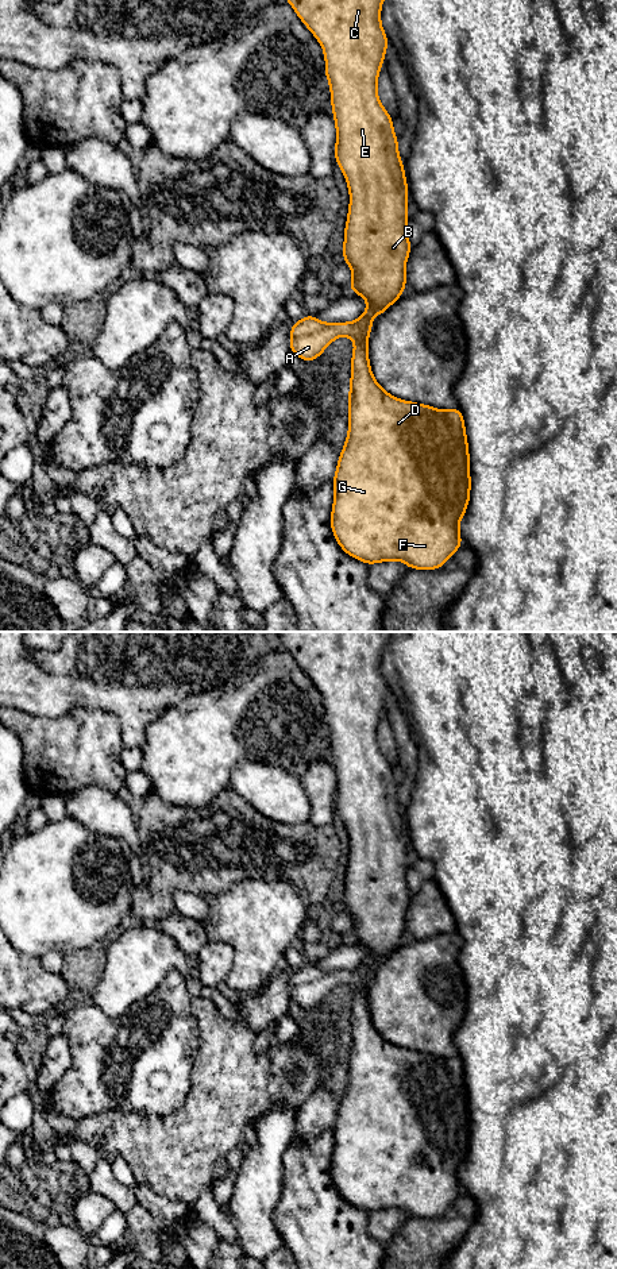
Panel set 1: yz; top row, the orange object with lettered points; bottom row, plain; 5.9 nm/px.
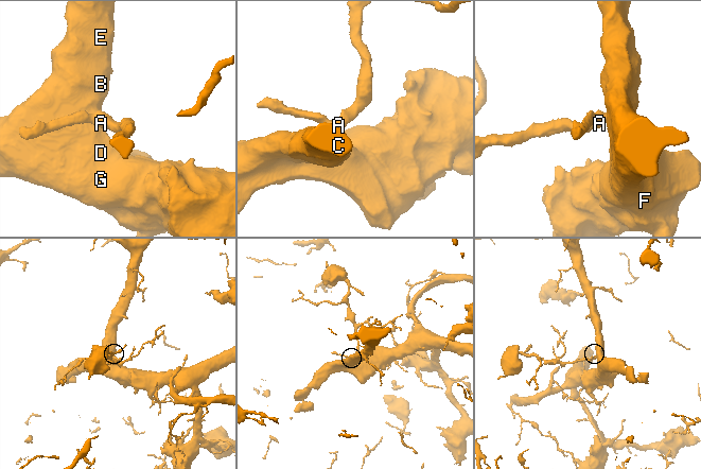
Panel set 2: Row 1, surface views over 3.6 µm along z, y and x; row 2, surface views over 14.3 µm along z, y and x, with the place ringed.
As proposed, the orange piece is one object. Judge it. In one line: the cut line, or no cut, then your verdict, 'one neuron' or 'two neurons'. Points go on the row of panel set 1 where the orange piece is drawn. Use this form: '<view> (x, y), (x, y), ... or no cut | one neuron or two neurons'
no cut | one neuron

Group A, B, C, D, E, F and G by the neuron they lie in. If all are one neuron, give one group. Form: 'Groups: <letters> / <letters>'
Groups: A B C D E F G

